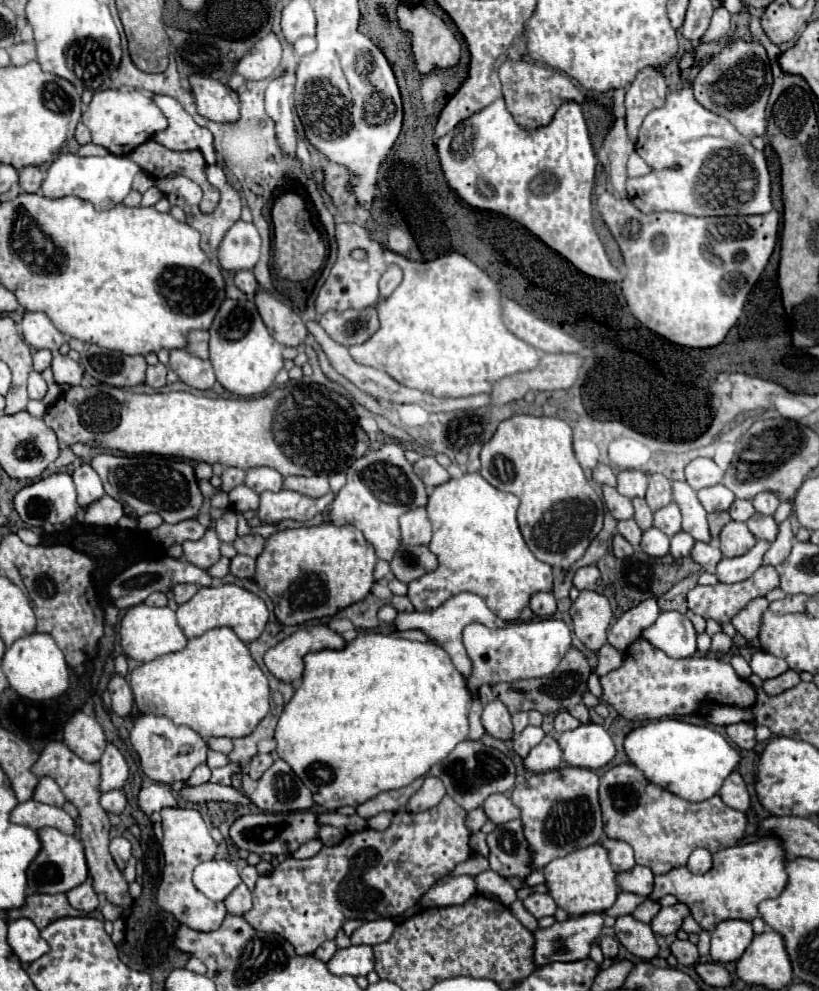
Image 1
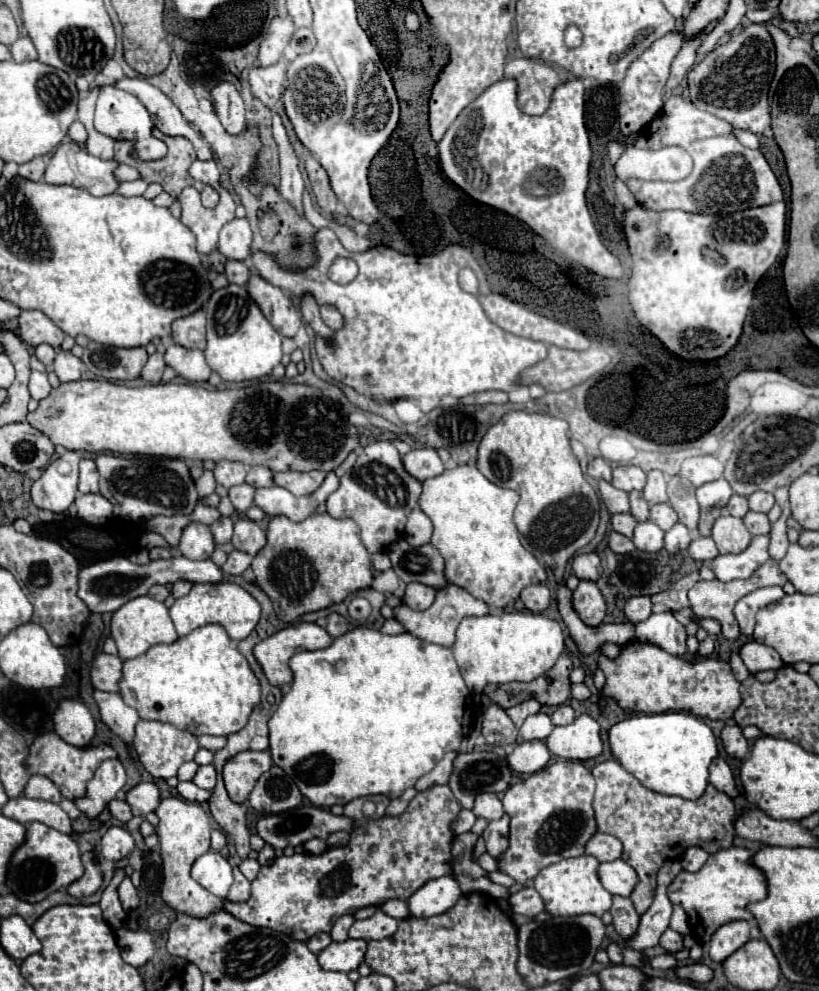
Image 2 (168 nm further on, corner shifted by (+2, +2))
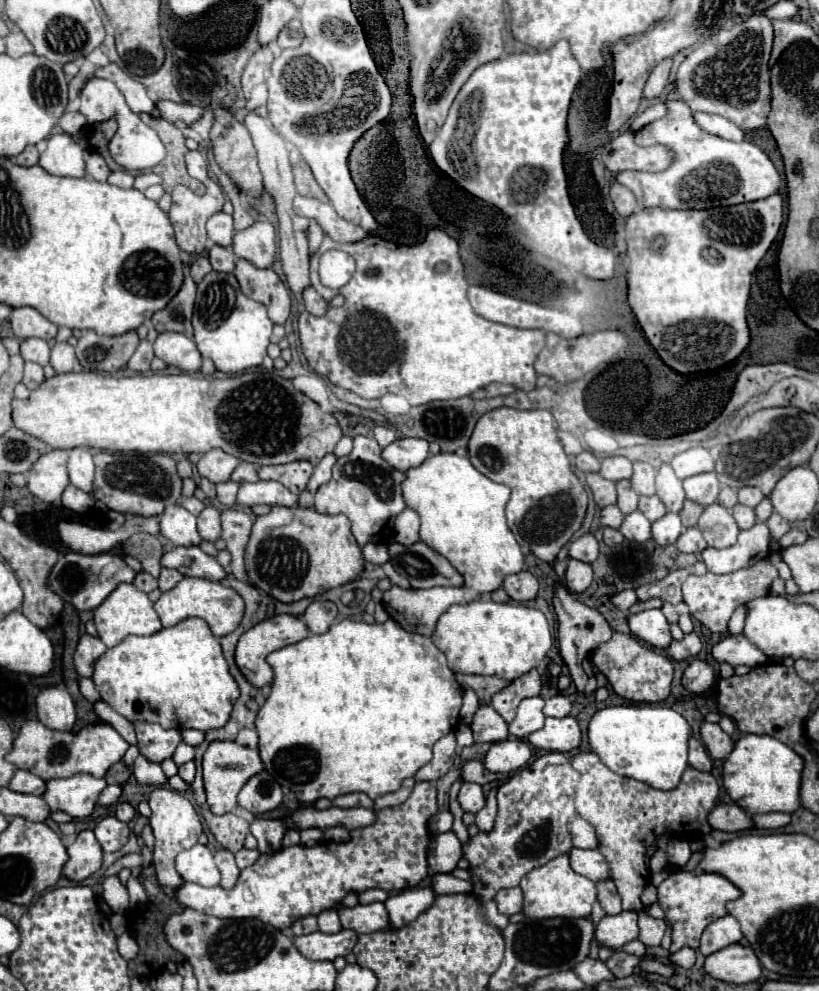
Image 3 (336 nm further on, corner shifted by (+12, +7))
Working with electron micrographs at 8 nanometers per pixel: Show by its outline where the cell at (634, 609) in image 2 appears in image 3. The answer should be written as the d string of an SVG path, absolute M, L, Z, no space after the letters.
M624 590L624 592L616 594L612 602L614 602L620 610L628 610L632 604L638 602L638 598L636 598L636 592L634 592L634 590Z

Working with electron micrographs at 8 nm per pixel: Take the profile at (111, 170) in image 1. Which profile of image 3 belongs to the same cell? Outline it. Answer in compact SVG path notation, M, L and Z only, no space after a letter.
M54 134L48 138L46 150L40 154L40 166L54 176L86 176L82 148L68 134Z

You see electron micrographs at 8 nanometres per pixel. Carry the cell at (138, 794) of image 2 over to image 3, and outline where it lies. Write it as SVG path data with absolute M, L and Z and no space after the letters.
M110 784L102 790L100 798L98 798L98 804L104 804L104 806L110 806L110 804L116 804L118 798L122 796L122 786L118 784Z

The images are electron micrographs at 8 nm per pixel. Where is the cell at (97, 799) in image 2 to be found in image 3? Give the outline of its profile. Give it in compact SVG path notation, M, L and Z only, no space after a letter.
M76 774L72 778L48 780L46 786L48 790L42 798L52 812L62 810L72 818L84 820L94 812L98 796L106 788L106 780L90 774Z

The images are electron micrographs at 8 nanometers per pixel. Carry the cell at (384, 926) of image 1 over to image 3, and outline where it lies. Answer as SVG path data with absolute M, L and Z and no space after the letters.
M372 902L366 906L354 906L354 908L344 908L336 906L340 914L340 924L342 928L350 928L356 934L366 934L366 932L378 932L388 928L390 918L384 908L384 902Z

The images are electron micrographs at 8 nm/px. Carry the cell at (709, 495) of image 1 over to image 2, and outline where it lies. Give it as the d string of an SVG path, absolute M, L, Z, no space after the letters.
M716 479L716 481L704 483L702 487L696 489L698 505L704 509L710 509L710 507L724 509L730 497L732 497L732 487L726 479Z

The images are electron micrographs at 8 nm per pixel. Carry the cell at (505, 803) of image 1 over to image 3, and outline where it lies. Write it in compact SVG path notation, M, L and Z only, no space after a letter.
M464 782L462 788L460 788L460 794L458 794L458 802L460 802L464 812L476 814L486 806L486 796L484 796L484 792L478 784Z

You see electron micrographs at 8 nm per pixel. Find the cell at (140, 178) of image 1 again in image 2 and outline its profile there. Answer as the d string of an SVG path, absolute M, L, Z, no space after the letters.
M118 165L116 171L114 171L116 179L118 181L132 181L132 179L138 179L138 171L130 165Z

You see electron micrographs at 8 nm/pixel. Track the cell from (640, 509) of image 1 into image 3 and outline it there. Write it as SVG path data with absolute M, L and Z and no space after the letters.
M620 480L616 482L616 490L618 490L618 506L622 510L622 514L630 514L638 508L638 494L630 488L628 480Z

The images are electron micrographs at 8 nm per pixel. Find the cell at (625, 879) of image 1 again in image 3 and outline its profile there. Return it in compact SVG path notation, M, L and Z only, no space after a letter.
M570 850L570 862L572 862L572 870L576 870L578 874L590 878L592 882L600 882L600 880L608 880L610 878L610 868L608 862L604 858L604 854L598 854L600 850Z

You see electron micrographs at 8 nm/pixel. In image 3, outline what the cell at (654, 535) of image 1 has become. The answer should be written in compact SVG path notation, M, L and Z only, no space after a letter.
M638 510L628 514L622 522L622 526L618 528L622 532L624 538L628 540L634 540L634 542L648 542L652 538L650 534L650 528L652 524L648 522L648 518L644 518L644 514L640 514Z

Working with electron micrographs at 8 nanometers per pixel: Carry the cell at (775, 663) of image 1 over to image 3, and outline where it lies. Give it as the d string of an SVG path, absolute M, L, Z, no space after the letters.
M742 634L738 636L726 636L722 642L718 642L712 648L712 656L718 662L728 662L732 666L760 666L764 662L768 662L768 656L756 648L752 642L748 642L748 638L744 638Z

